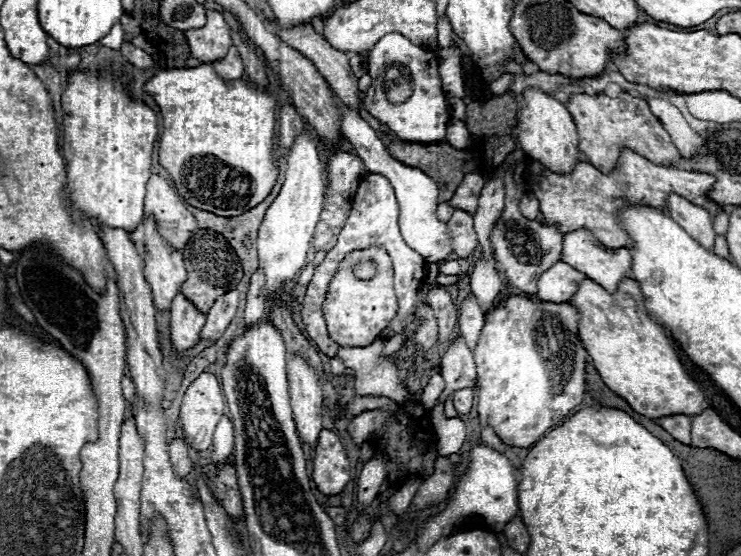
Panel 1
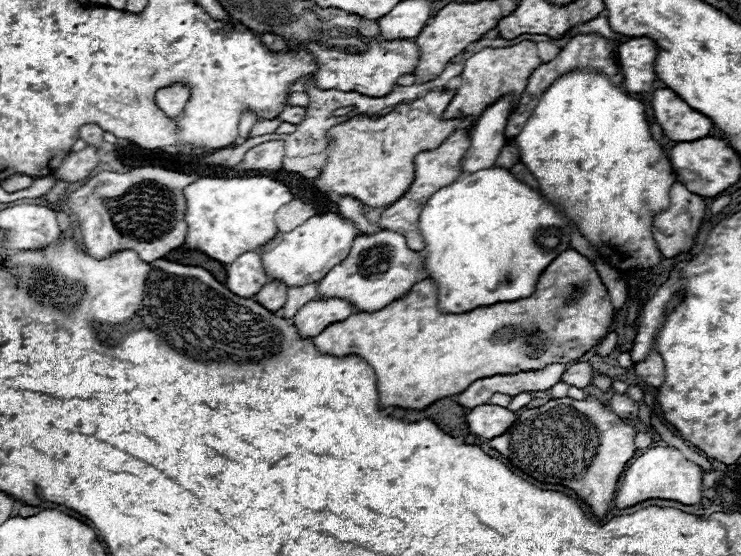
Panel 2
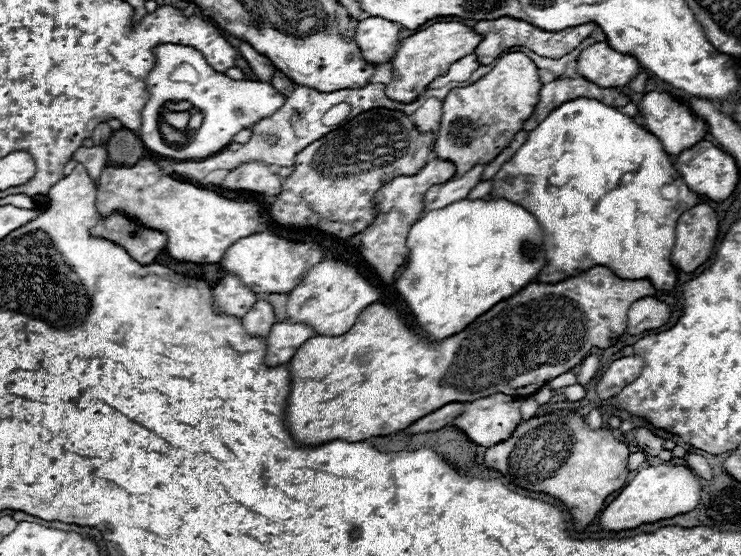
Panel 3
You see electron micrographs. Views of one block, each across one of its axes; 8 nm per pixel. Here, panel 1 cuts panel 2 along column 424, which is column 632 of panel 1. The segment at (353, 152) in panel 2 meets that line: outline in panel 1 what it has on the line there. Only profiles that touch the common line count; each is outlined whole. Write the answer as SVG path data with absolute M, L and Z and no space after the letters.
M620 92L616 98L610 98L606 94L570 94L566 108L578 128L578 150L604 174L612 172L622 148L630 148L636 154L652 160L654 164L676 166L676 162L682 160L662 122L650 112L648 104L642 98L636 98L630 92Z

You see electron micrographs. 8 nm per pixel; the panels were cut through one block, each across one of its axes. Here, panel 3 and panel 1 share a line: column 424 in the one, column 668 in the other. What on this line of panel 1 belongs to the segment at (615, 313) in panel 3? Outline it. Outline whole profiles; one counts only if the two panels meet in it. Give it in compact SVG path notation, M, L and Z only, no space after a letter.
M586 278L578 284L576 294L568 300L580 314L578 336L590 354L600 378L628 404L648 416L696 414L702 412L704 394L698 384L686 374L664 328L648 318L640 286L632 278L624 278L616 292L606 292L600 284Z

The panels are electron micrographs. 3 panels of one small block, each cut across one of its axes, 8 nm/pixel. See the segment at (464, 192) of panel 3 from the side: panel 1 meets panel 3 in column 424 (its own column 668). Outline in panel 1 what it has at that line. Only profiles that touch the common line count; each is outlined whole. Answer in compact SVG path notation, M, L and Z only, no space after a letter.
M668 194L668 214L704 248L714 246L714 228L712 228L712 218L710 212L702 206L696 206L688 202L686 198L678 194Z

